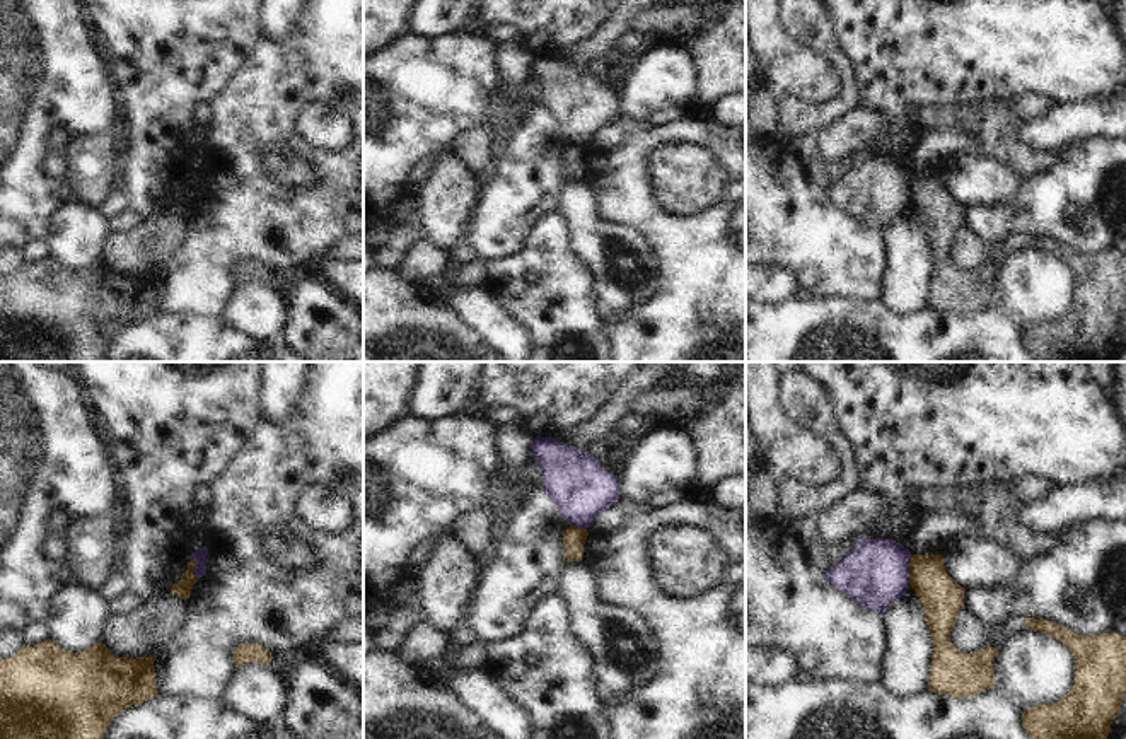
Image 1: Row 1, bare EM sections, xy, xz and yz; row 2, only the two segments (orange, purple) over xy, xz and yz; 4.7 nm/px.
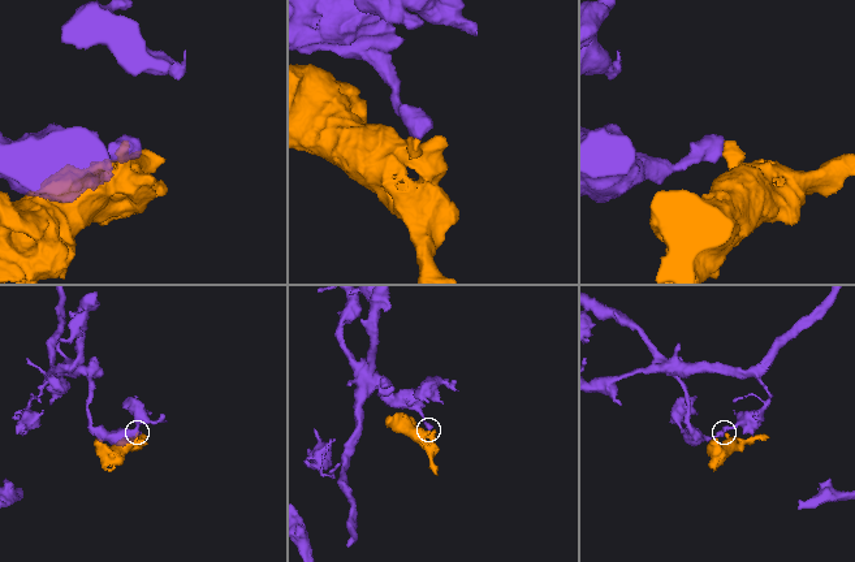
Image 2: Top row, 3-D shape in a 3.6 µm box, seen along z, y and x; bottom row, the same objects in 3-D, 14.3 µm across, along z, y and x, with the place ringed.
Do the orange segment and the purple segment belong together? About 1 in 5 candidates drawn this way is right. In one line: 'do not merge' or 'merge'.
do not merge

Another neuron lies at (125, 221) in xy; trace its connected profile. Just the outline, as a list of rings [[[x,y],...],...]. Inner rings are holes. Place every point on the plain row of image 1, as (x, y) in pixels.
[[[126,208],[118,215],[106,218],[106,229],[109,230],[109,234],[126,234],[128,230],[135,229],[140,222],[142,218],[130,208]]]

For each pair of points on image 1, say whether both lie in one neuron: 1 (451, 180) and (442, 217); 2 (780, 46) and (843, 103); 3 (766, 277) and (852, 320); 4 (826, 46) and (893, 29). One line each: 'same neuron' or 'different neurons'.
1: same neuron
2: different neurons
3: different neurons
4: different neurons

